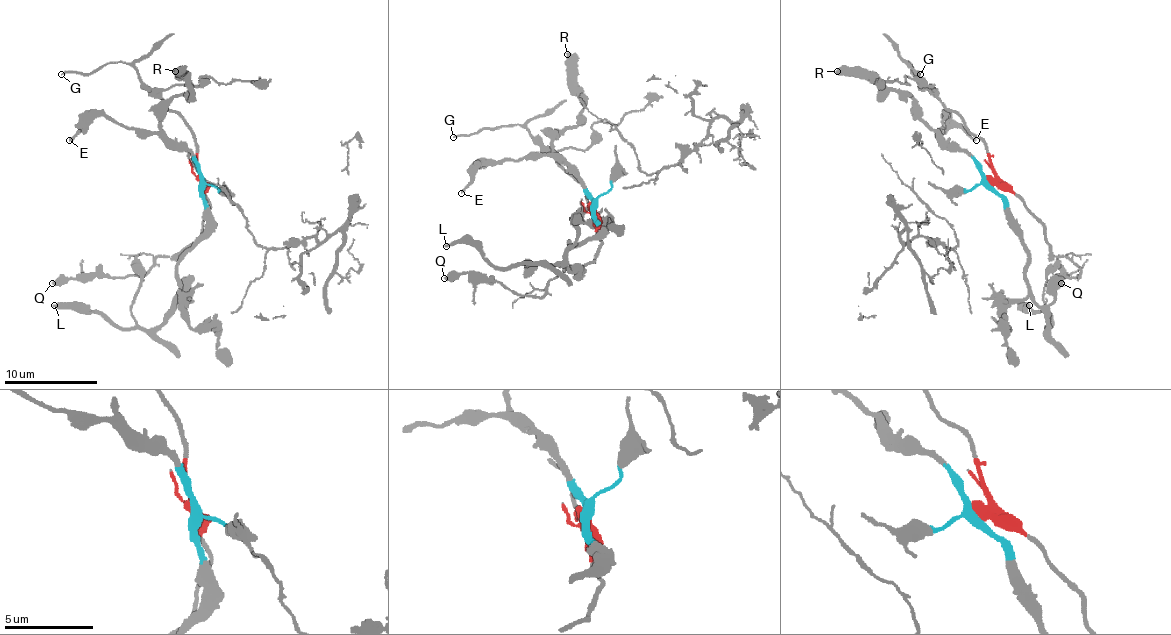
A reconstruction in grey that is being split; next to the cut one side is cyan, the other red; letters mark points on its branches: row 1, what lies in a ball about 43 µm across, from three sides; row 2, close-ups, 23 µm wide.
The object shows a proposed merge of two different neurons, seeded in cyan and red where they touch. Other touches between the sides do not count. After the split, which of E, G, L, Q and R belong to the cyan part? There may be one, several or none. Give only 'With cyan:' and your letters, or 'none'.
With cyan: E, L, R

